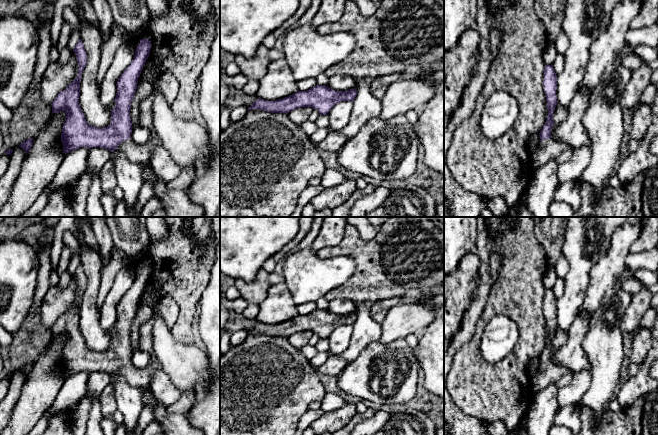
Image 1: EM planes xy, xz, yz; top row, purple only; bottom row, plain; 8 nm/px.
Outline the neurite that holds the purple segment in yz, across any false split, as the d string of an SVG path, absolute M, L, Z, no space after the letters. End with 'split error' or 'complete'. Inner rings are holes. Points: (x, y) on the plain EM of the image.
M545 289L543 309L548 339L547 344L539 357L540 366L537 372L530 377L532 392L541 390L551 383L556 383L567 372L566 368L558 367L551 363L553 349L563 346L568 339L568 333L561 330L557 325L557 299L553 289Z; split error

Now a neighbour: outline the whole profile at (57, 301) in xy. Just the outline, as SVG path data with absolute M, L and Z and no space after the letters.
M73 274L67 287L50 286L41 305L41 323L46 327L52 327L57 319L78 300L78 292Z

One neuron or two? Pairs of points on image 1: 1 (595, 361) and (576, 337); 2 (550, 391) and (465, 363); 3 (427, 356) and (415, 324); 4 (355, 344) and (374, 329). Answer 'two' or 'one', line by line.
1: two
2: two
3: two
4: one

